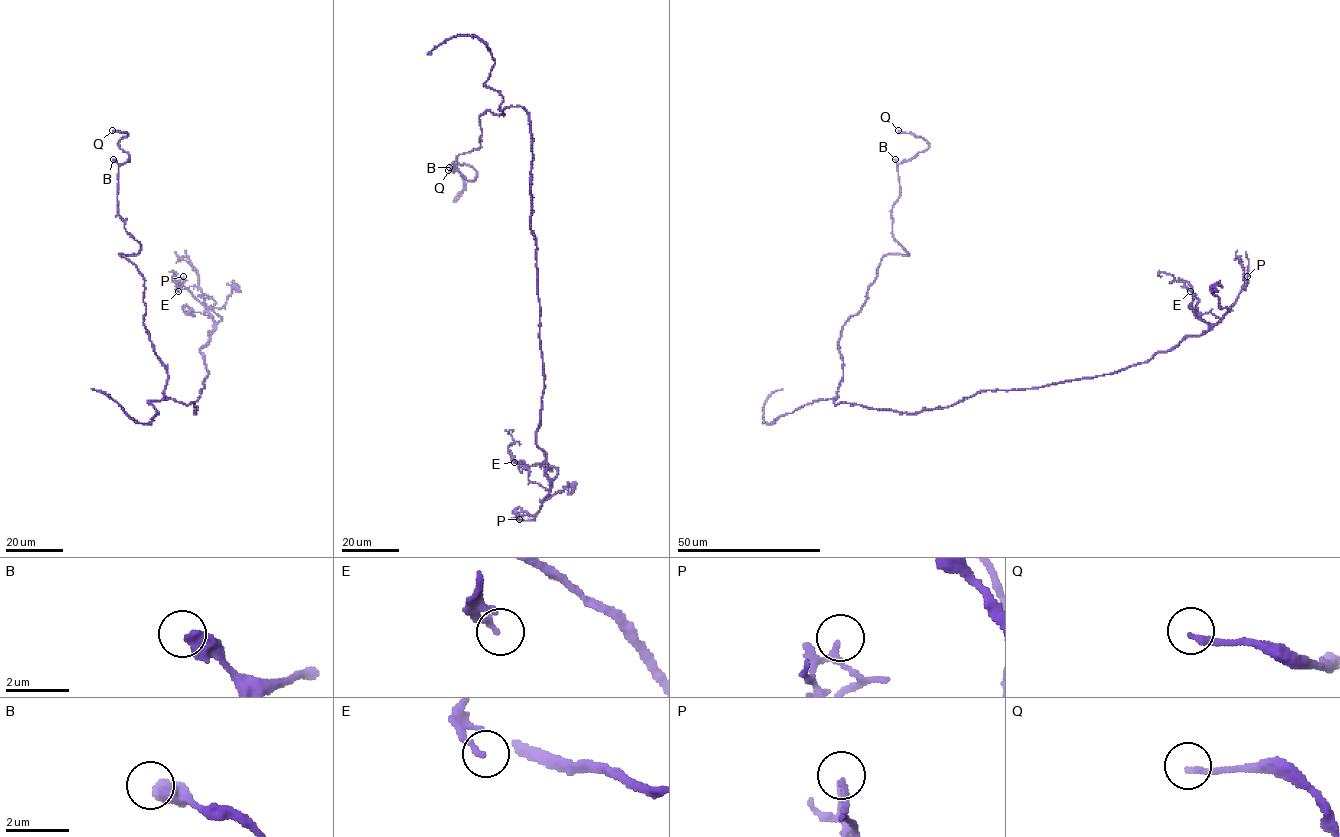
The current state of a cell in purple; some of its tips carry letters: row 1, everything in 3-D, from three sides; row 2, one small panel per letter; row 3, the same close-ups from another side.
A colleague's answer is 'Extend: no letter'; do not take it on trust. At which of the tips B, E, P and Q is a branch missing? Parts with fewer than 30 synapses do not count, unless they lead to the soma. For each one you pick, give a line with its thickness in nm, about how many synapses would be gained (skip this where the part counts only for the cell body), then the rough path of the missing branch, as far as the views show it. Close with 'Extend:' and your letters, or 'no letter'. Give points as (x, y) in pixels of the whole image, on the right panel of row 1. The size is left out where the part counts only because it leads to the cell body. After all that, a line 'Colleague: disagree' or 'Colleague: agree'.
Extend: no letter
Colleague: agree

